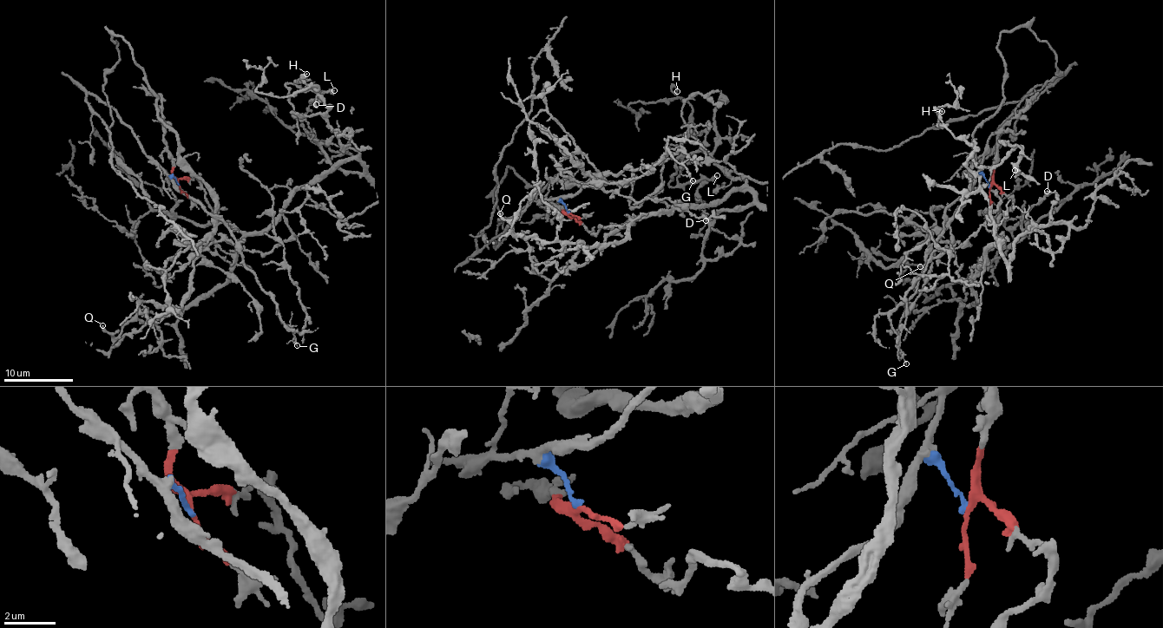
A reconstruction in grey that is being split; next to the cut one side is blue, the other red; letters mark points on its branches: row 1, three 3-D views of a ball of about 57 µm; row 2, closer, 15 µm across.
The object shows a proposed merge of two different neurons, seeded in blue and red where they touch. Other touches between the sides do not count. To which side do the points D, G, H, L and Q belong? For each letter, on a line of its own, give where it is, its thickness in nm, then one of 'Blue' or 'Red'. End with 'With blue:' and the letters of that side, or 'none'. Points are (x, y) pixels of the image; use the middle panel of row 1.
D: Place: (706, 220). Thickness 140 nm. Red
G: Place: (693, 180). Thickness 100 nm. Blue
H: Place: (677, 91). Thickness 150 nm. Red
L: Place: (717, 175). Thickness 400 nm. Red
Q: Place: (500, 213). Thickness 200 nm. Red
With blue: G

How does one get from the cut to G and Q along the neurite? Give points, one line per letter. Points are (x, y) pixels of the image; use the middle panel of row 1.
G: (569, 212), (560, 198), (577, 192), (589, 177), (631, 167), (646, 169), (669, 150), (693, 181)
Q: (569, 212), (591, 233), (637, 219), (619, 240), (592, 247), (542, 243), (515, 232), (499, 212)

